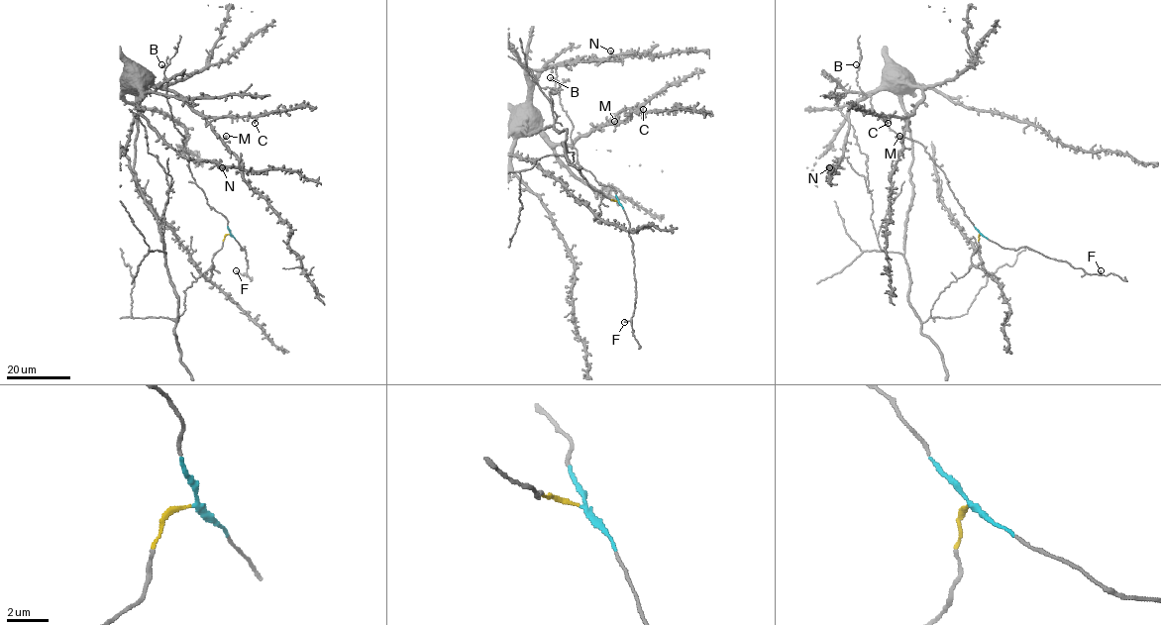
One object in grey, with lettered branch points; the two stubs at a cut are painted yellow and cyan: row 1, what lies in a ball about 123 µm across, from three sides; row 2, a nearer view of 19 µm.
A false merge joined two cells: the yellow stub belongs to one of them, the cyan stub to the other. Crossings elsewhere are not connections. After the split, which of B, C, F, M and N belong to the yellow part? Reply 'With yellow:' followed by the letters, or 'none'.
With yellow: C, M, N

